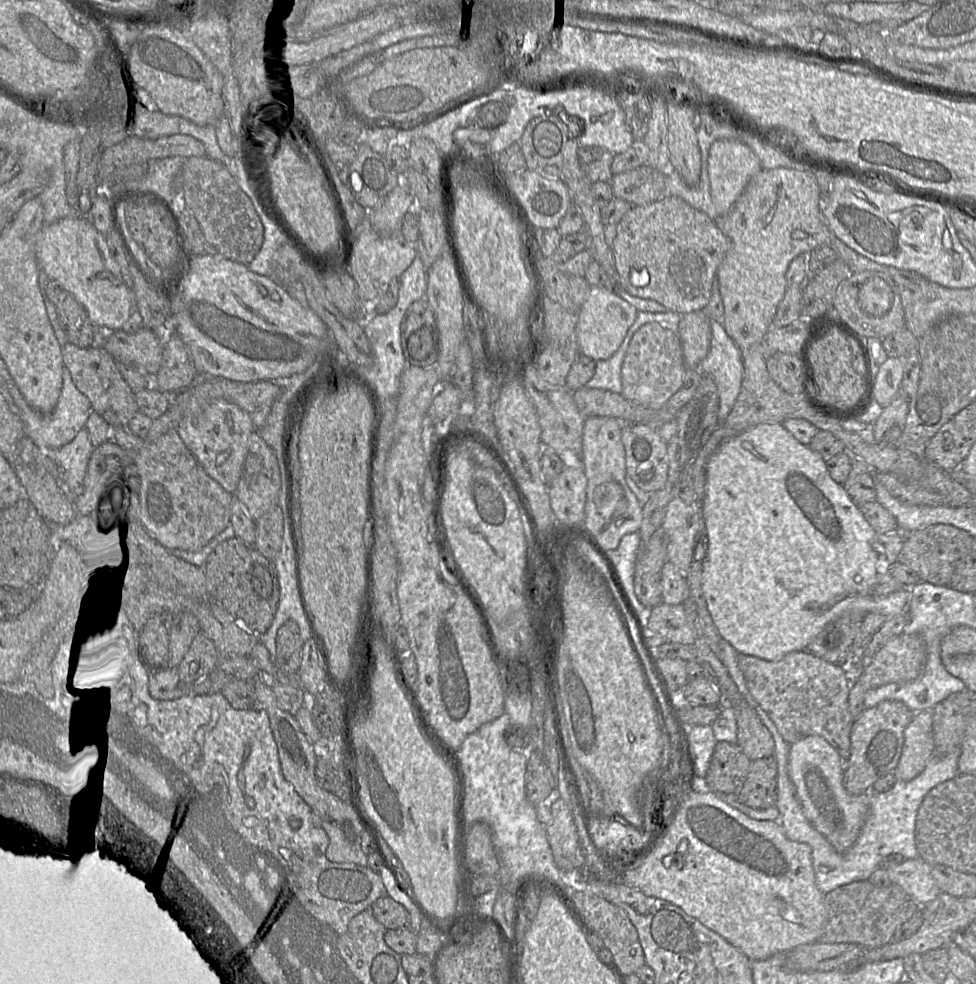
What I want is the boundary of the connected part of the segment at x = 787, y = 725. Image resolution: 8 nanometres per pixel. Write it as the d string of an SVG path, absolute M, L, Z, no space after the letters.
M808 650L790 652L776 661L738 653L737 661L750 693L774 722L778 732L788 744L793 744L807 736L821 736L838 752L843 762L848 760L850 736L856 719L853 719L848 710L848 697L852 683L846 670L847 662L830 663Z

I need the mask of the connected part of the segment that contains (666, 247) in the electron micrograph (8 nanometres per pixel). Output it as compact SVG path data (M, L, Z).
M668 196L662 200L647 204L647 205L632 205L632 207L622 216L617 224L617 234L613 241L611 251L613 254L616 271L620 279L621 287L630 295L642 298L651 299L665 306L668 311L685 314L694 311L703 311L710 301L712 295L712 285L717 277L717 270L722 263L726 253L730 247L730 242L723 231L718 227L716 222L707 214L699 211L685 202L678 196Z

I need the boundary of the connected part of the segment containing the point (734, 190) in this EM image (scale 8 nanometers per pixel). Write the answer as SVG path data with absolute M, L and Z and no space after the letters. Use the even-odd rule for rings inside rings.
M719 139L712 143L708 156L710 194L719 214L725 215L741 196L753 176L762 170L756 154L739 140Z

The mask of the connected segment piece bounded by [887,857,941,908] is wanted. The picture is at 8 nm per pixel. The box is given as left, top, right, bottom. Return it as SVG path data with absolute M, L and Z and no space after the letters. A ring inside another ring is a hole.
M921 857L905 859L896 866L887 866L892 884L901 887L922 908L941 894L930 872L931 865Z

